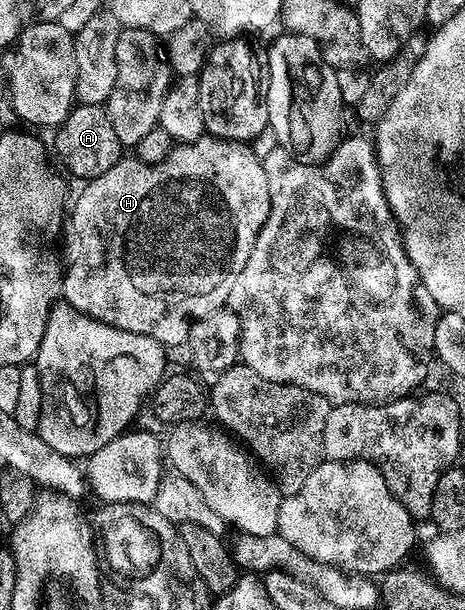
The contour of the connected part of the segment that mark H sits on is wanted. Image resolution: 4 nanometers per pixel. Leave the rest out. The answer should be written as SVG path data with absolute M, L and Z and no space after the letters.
M203 134L196 142L191 144L178 144L171 147L170 151L166 153L162 159L155 164L148 164L145 160L137 158L119 158L110 170L104 170L104 174L100 174L94 180L85 181L81 185L82 193L74 200L74 205L69 205L68 215L64 220L64 233L66 232L66 264L64 260L64 271L60 276L60 296L67 304L71 304L76 311L82 313L83 316L90 316L94 320L99 320L102 324L111 324L114 328L119 328L124 332L131 332L132 334L142 334L148 338L155 340L163 346L171 346L170 344L178 344L178 346L185 345L188 338L188 332L192 330L192 326L200 318L208 318L208 314L218 311L219 308L226 304L228 294L232 294L232 286L236 286L236 278L240 278L240 270L244 270L244 266L248 262L248 254L252 254L252 246L256 246L256 238L260 234L260 230L264 226L264 222L268 218L268 210L270 209L270 199L268 198L268 178L264 178L264 170L262 169L262 161L256 155L247 143L235 142L233 140L220 140L216 136Z

